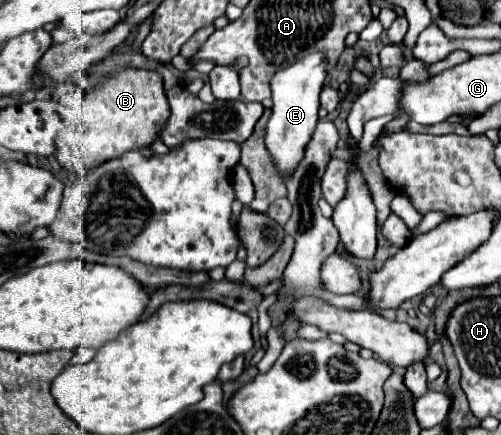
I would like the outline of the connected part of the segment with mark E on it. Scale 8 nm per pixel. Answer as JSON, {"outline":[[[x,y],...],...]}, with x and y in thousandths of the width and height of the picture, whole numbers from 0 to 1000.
{"outline":[[[627,120],[603,129],[591,147],[583,147],[575,161],[555,161],[539,193],[543,193],[543,271],[531,290],[531,340],[543,354],[559,405],[575,405],[591,372],[599,372],[607,354],[607,336],[615,317],[623,313],[623,299],[631,294],[635,276],[635,216],[647,198],[647,184],[655,175],[655,129],[647,120]]]}

